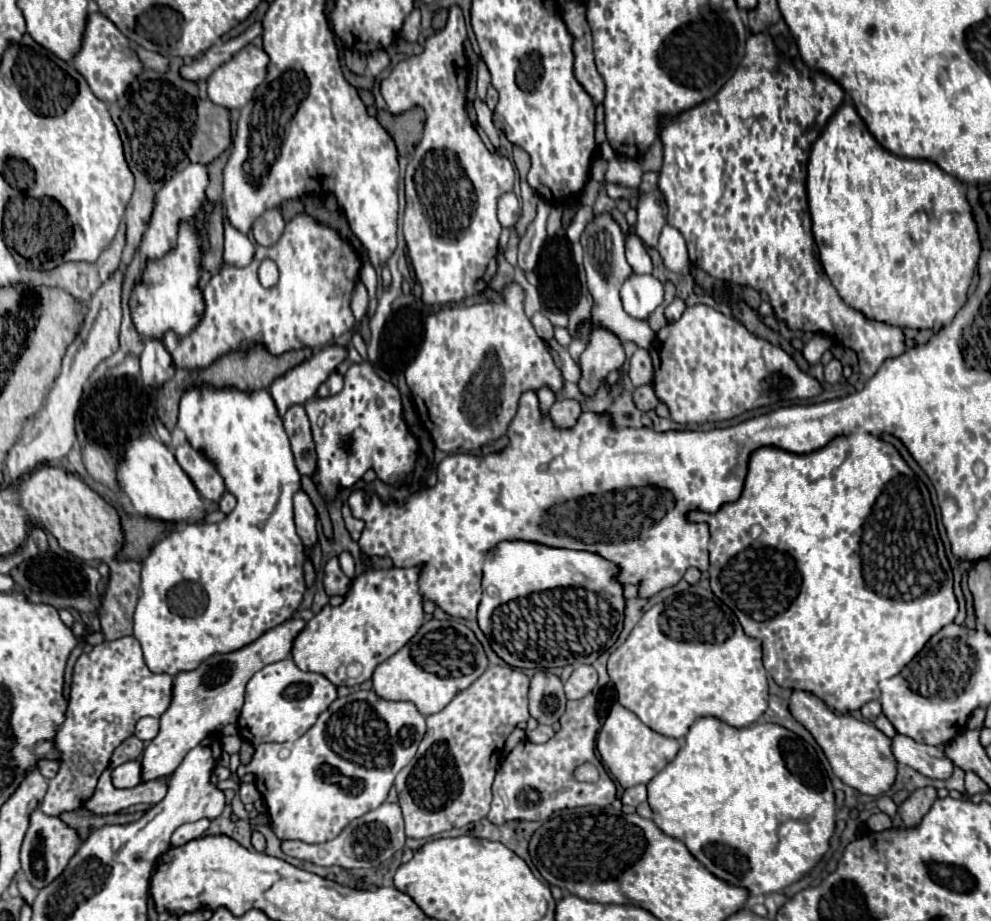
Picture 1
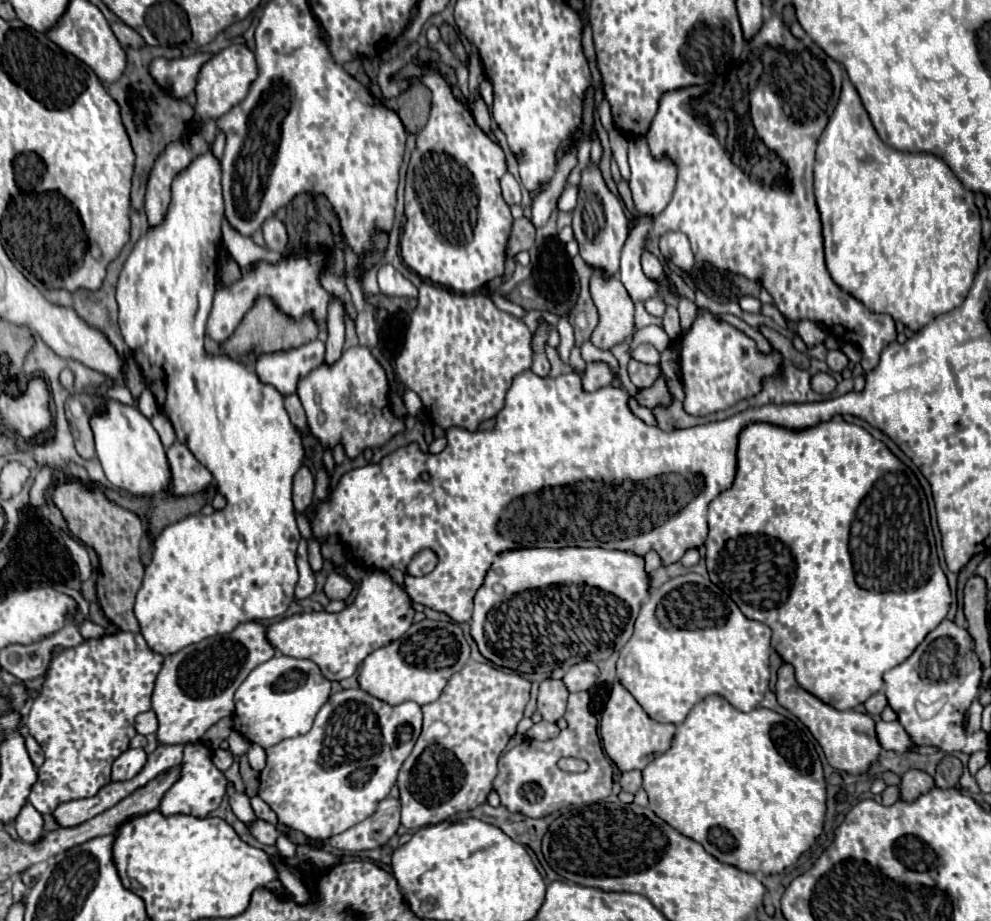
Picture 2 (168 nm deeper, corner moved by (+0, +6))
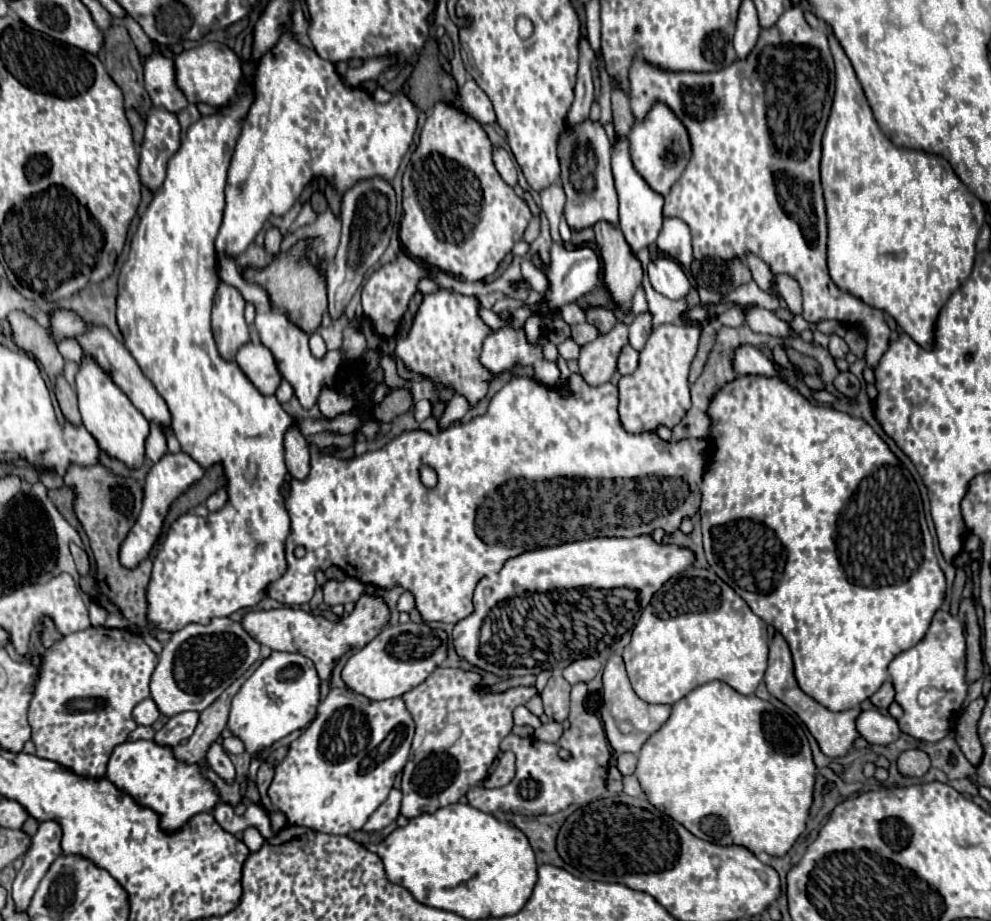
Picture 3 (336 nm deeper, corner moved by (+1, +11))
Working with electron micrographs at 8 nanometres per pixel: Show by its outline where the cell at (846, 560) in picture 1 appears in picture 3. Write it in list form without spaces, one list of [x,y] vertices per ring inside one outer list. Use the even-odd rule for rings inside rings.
[[[781,375],[735,377],[711,397],[707,415],[711,417],[711,427],[707,433],[711,447],[707,451],[699,513],[703,527],[703,547],[711,569],[721,575],[721,579],[725,579],[725,583],[729,583],[729,587],[733,587],[733,591],[741,595],[741,599],[745,599],[755,615],[759,615],[767,625],[773,625],[787,639],[795,661],[795,679],[809,697],[831,711],[847,711],[859,707],[885,683],[885,679],[889,677],[887,665],[891,663],[891,659],[923,639],[933,615],[939,611],[945,599],[945,575],[933,553],[933,539],[927,529],[925,511],[915,479],[893,455],[887,443],[863,419],[851,417],[849,413],[837,411],[833,407],[811,403]]]

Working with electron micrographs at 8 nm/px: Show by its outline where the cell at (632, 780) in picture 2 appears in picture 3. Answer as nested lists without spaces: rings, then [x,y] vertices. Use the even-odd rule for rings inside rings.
[[[621,753],[617,757],[617,767],[623,775],[633,775],[635,767],[637,767],[637,757],[633,753]]]

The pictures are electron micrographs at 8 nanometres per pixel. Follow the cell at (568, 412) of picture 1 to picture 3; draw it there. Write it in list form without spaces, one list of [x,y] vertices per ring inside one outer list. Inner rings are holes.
[[[617,321],[611,333],[601,335],[581,347],[579,375],[587,385],[599,387],[611,379],[617,369],[617,355],[623,345],[627,345],[627,325]]]

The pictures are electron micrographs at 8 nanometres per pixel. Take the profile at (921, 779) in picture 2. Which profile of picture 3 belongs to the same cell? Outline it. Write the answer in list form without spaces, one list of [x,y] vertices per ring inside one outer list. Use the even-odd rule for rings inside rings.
[[[907,749],[897,759],[897,769],[907,777],[923,777],[929,767],[929,755],[921,749]]]

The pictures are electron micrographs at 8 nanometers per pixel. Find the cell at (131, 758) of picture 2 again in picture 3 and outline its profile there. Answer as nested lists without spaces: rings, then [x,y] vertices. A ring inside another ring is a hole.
[[[125,741],[117,745],[107,763],[107,779],[133,797],[135,803],[159,815],[159,827],[167,835],[177,833],[199,813],[211,813],[219,803],[215,785],[201,773],[197,763],[179,761],[173,749],[155,741]]]

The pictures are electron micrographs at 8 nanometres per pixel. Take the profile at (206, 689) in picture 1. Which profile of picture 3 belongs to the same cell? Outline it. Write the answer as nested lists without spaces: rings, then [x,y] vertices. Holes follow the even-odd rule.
[[[215,617],[207,625],[191,623],[175,631],[159,655],[159,665],[151,677],[151,697],[159,711],[173,717],[181,711],[203,711],[237,677],[241,677],[261,655],[261,645],[245,635],[241,623]]]

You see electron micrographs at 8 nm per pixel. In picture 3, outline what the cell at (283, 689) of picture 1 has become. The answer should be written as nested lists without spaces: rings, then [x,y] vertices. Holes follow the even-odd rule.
[[[273,651],[261,667],[241,685],[231,703],[227,727],[239,737],[249,755],[271,747],[295,729],[305,727],[317,713],[319,677],[311,659],[299,653]]]

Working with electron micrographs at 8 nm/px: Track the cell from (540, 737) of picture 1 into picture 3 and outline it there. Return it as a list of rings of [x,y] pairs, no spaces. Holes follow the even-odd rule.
[[[549,721],[549,723],[541,725],[539,729],[535,729],[535,737],[545,743],[557,743],[561,733],[563,733],[563,725],[555,723],[555,721]]]

